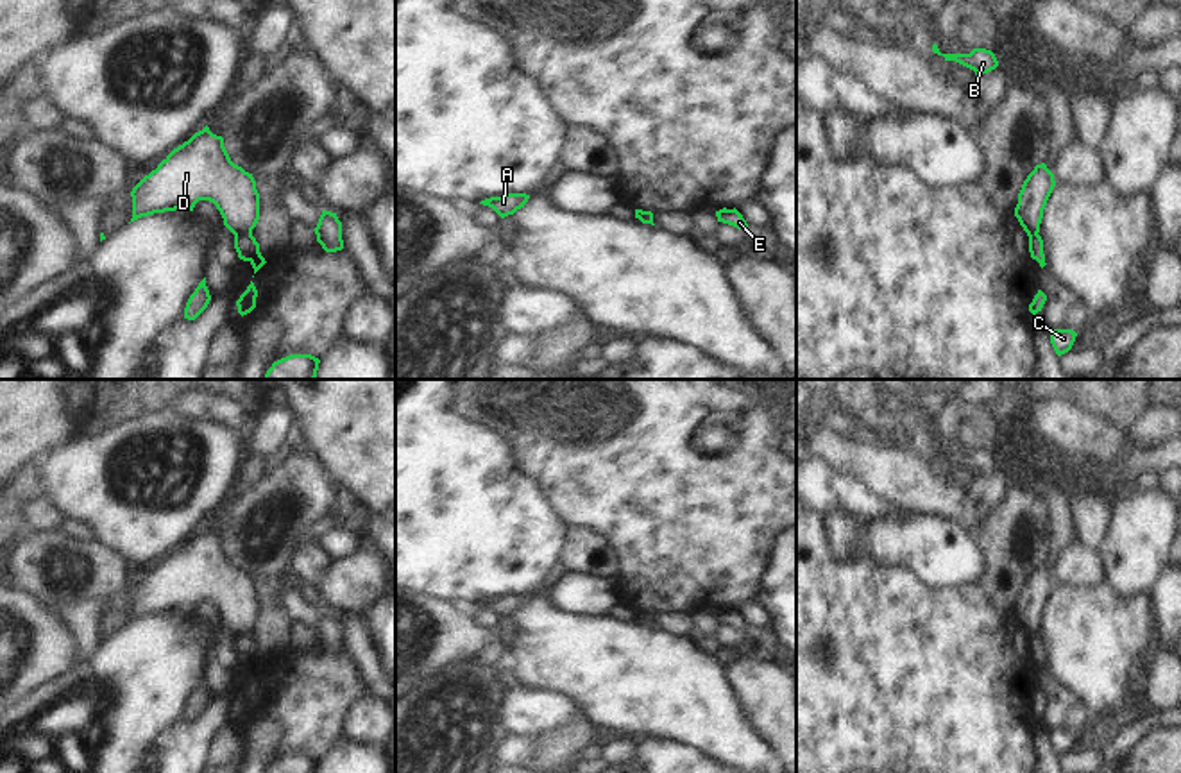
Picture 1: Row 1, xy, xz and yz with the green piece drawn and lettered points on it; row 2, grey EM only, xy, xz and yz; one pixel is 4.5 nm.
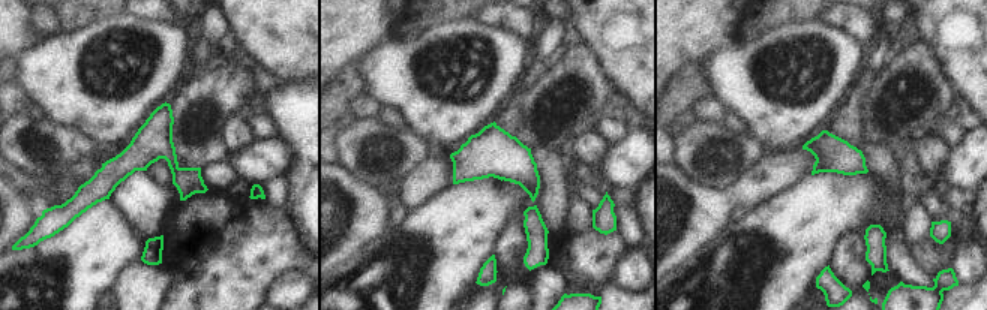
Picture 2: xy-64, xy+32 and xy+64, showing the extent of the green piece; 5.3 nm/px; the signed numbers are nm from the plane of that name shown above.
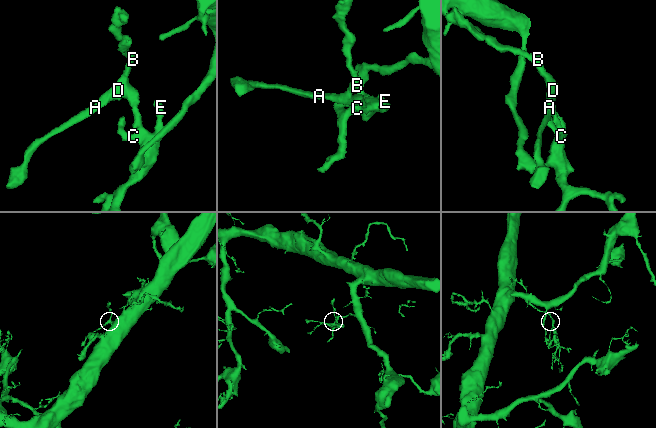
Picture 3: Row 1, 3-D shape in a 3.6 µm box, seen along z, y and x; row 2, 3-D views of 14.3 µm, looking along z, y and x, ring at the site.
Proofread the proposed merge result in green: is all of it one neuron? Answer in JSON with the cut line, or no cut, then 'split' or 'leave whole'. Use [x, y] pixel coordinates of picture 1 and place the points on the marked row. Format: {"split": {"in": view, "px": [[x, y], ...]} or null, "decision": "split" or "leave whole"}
{"split": {"in": "xy", "px": [[251, 233], [238, 233], [235, 237]]}, "decision": "split"}

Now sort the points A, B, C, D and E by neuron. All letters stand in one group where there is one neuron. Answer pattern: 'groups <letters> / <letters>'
groups A B D / C E

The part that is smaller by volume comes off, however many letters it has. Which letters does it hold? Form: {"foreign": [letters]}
{"foreign": ["A", "B", "D"]}

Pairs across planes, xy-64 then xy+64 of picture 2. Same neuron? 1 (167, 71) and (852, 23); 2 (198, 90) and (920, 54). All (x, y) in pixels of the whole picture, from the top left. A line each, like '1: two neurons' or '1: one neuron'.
1: two neurons
2: one neuron

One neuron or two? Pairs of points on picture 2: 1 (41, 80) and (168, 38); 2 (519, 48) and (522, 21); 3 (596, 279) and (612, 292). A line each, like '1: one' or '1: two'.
1: one
2: two
3: two

